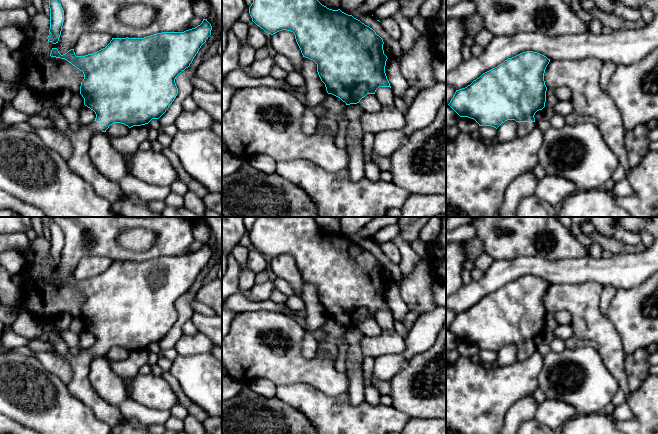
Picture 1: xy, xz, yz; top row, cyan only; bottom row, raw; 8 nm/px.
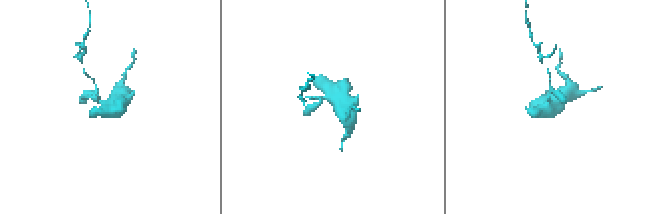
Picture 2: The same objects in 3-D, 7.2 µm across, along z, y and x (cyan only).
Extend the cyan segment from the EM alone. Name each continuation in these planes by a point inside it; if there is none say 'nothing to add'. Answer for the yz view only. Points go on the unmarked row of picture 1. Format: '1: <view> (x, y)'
1: yz (523, 352)

